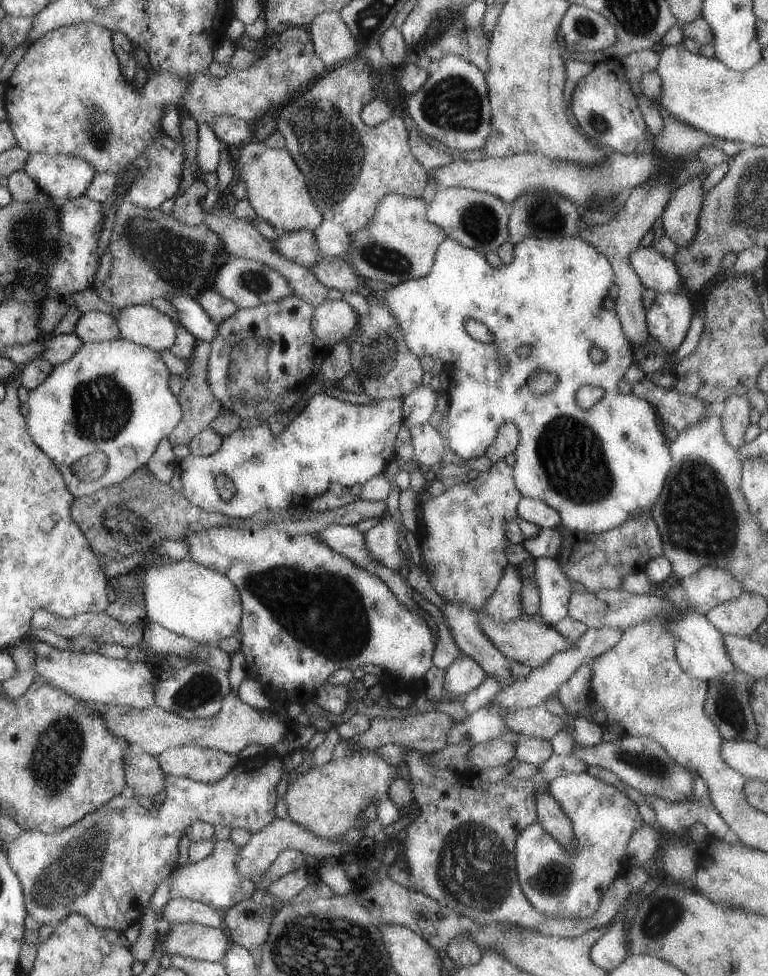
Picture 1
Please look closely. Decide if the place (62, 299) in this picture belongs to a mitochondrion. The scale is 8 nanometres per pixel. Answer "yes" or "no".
no

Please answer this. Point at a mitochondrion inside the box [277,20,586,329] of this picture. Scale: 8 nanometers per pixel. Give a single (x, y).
(332, 159)

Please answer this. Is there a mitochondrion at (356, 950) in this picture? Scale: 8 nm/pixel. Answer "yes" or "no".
yes

